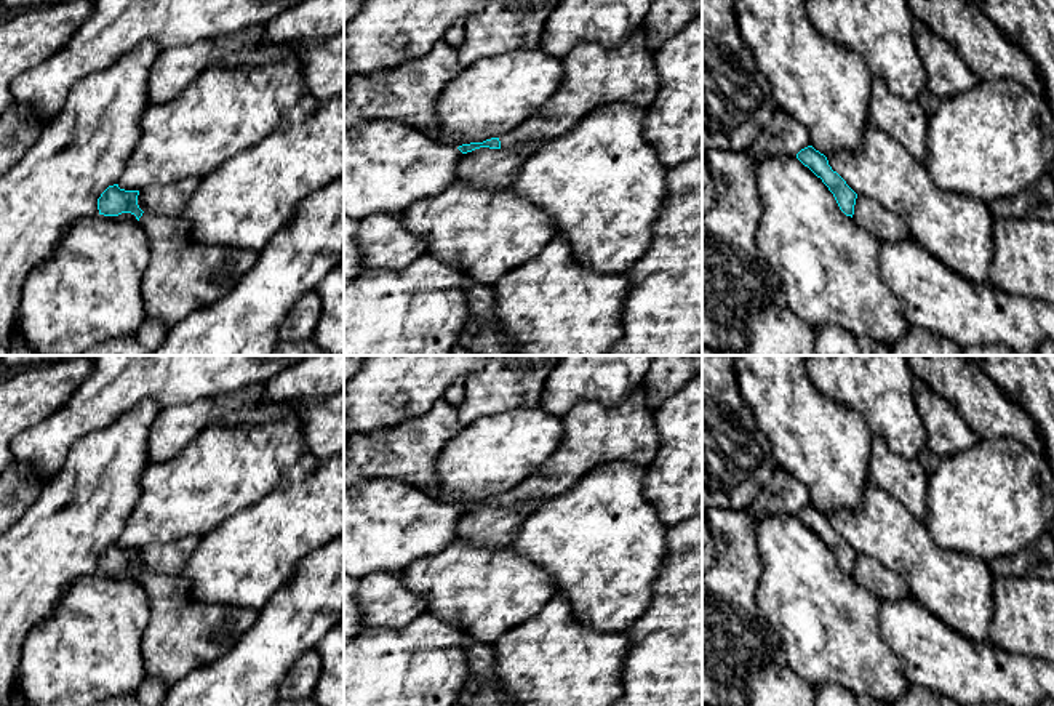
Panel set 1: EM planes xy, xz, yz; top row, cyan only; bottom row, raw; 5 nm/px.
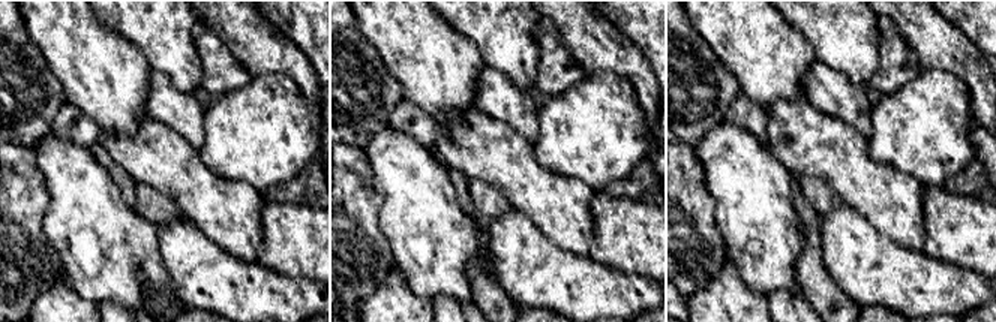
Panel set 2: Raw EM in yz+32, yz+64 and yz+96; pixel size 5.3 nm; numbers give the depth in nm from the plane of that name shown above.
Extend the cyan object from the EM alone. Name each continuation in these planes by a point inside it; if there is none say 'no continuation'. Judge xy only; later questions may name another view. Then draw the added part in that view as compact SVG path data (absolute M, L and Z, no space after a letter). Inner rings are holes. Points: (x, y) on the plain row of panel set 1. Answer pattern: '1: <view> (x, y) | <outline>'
1: xy (183, 634) | M144 570L139 581L150 600L150 618L141 642L146 672L170 687L222 658L259 616L250 607L195 600L182 576Z

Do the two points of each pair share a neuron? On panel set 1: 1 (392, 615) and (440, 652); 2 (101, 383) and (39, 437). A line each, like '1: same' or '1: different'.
1: different
2: same

